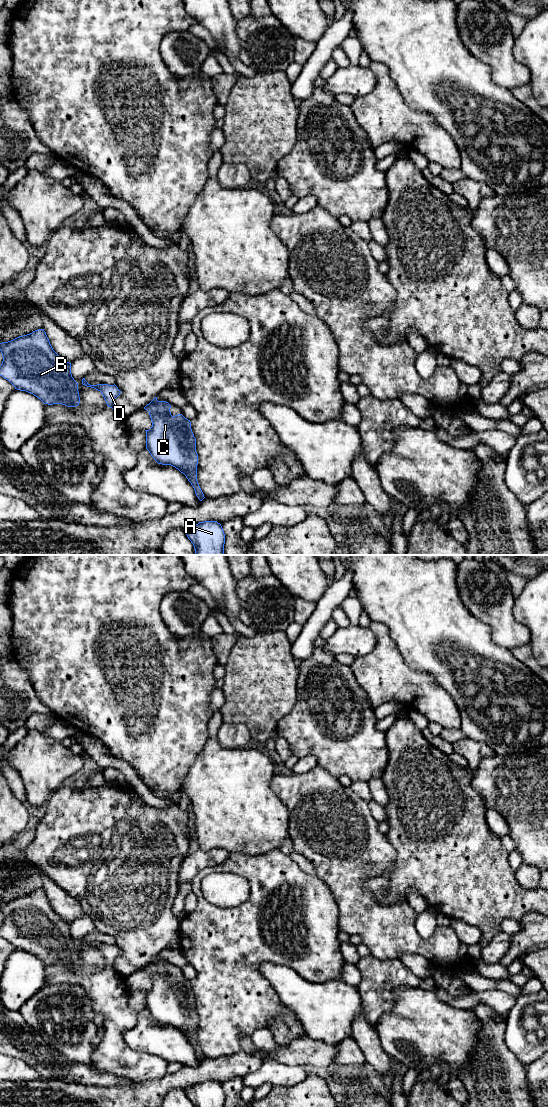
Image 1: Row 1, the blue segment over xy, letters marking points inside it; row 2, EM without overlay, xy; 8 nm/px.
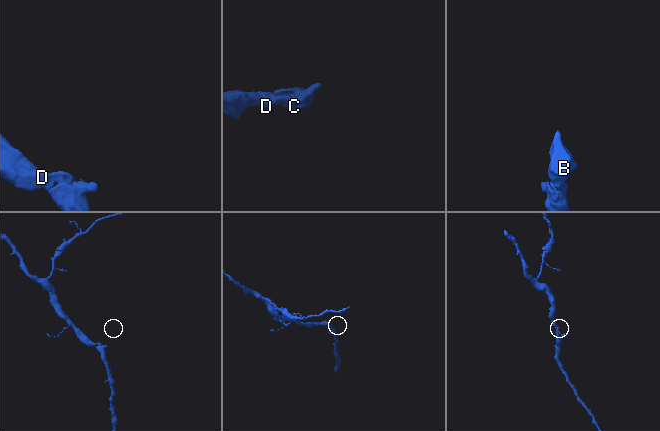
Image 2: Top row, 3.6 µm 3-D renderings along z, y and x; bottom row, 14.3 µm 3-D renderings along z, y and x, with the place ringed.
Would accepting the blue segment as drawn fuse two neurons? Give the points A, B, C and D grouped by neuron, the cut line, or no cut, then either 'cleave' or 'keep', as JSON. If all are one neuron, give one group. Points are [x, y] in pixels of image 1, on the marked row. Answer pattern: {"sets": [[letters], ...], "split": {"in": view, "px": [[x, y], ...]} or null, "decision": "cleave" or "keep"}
{"sets": [["A", "B", "C", "D"]], "split": null, "decision": "keep"}

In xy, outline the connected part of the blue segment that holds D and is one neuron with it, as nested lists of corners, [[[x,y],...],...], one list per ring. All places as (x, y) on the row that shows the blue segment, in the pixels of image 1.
[[[85,378],[82,379],[82,384],[87,387],[91,387],[100,391],[106,401],[107,406],[114,409],[114,401],[121,393],[121,391],[118,389],[118,387],[115,384],[114,385],[108,385],[108,384],[90,385],[85,380]]]

